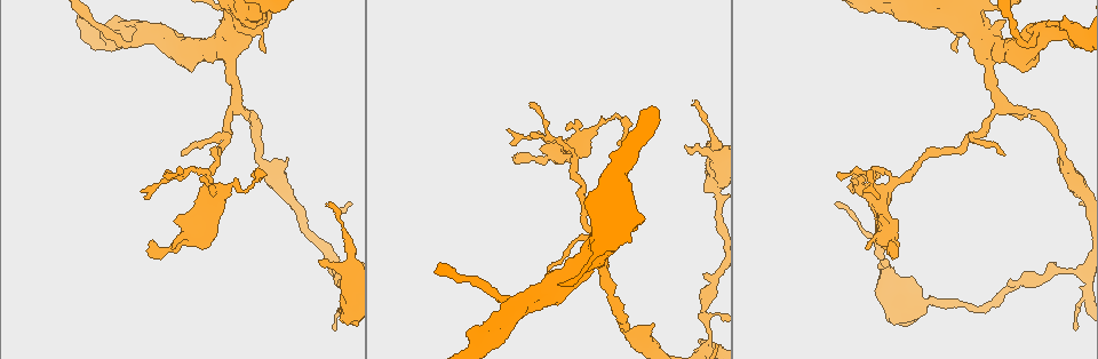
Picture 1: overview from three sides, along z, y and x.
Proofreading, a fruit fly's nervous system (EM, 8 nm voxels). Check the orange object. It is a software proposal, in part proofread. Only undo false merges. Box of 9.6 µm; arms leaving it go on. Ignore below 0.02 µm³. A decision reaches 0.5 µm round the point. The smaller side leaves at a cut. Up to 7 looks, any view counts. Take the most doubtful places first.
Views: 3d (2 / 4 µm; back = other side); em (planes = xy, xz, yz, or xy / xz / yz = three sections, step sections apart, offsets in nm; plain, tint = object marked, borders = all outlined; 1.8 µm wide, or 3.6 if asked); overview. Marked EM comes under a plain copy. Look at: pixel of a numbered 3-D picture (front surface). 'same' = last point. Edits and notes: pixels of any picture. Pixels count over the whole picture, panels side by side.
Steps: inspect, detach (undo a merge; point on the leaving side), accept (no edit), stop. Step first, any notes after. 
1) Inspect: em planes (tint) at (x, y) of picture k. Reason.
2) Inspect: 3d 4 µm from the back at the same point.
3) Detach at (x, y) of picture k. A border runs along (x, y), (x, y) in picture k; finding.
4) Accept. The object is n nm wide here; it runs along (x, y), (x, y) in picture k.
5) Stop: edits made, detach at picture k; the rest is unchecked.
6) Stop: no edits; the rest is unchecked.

Inspect: 3d 4 µm at (157, 29) of picture 1. Sudden change in width.

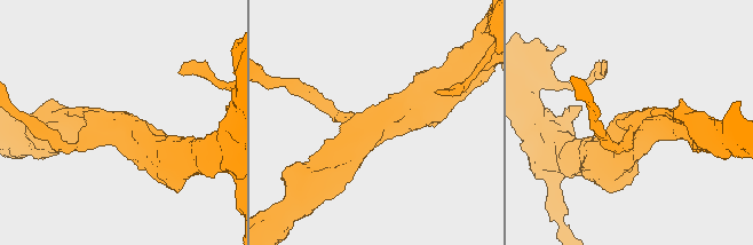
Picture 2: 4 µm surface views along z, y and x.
Inspect: em planes (tint) at (118, 124) of picture 2. 4 arms meet here.

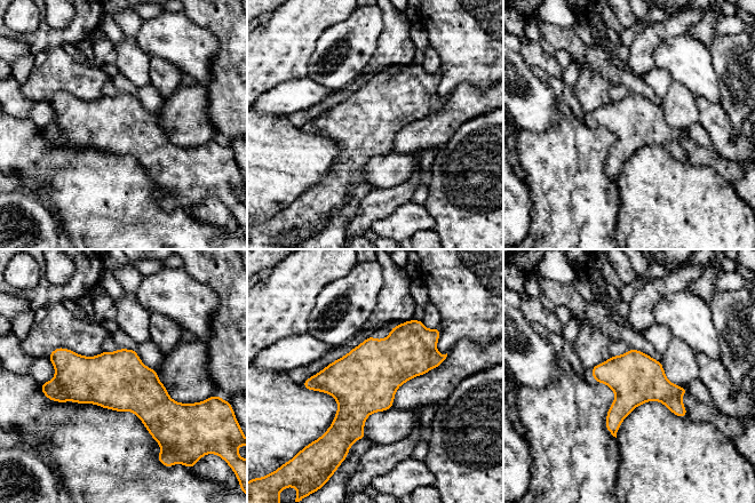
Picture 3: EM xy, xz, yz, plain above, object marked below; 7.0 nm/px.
Accept. One cell here.

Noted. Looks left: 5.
Inspect: em planes (borders) at (238, 104) of picture 1. A fork.

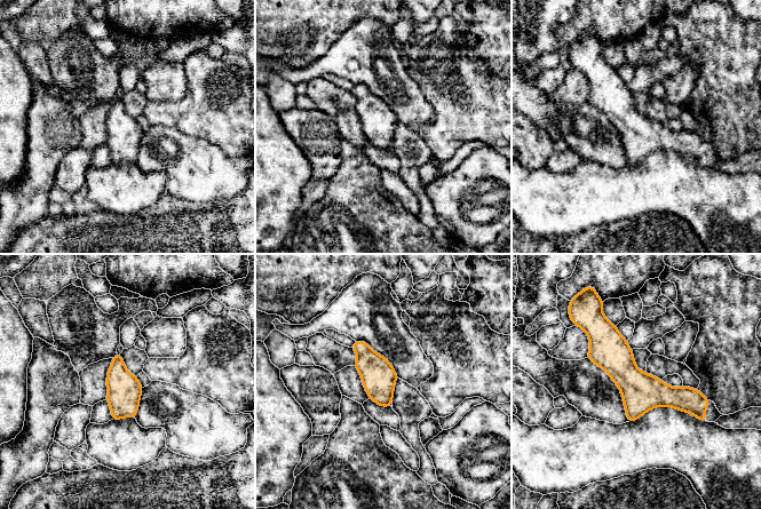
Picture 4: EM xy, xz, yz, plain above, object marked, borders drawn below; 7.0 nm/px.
Accept. It runs along (591, 335), (648, 392), (704, 406) in picture 4; all the same cell.

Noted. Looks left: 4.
Inspect: 3d 2 µm from the back at (209, 203) of picture 1. Four arms meet.

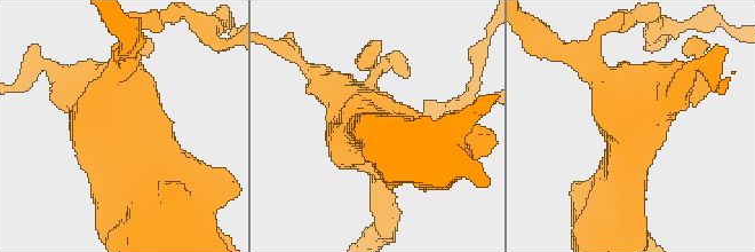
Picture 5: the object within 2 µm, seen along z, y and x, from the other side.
Inspect: em xz step 4 (tint) at (635, 128) of picture 5.

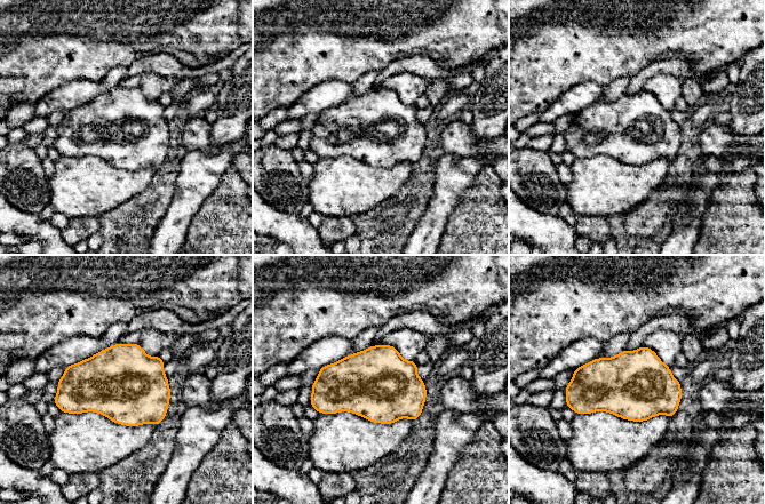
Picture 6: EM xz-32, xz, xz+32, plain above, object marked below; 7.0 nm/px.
Inspect: em planes (tint) at the same point.

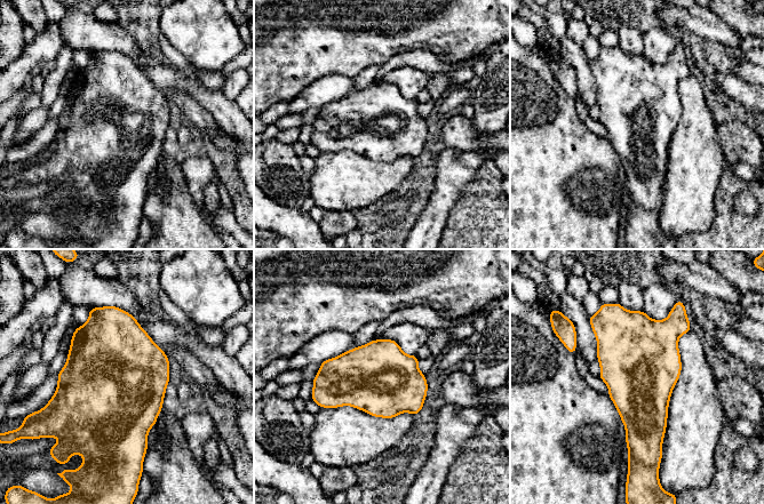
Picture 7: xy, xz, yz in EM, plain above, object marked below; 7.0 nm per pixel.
Accept. All the same cell.

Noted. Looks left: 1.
Stop: no edits; the rest is unchecked.

